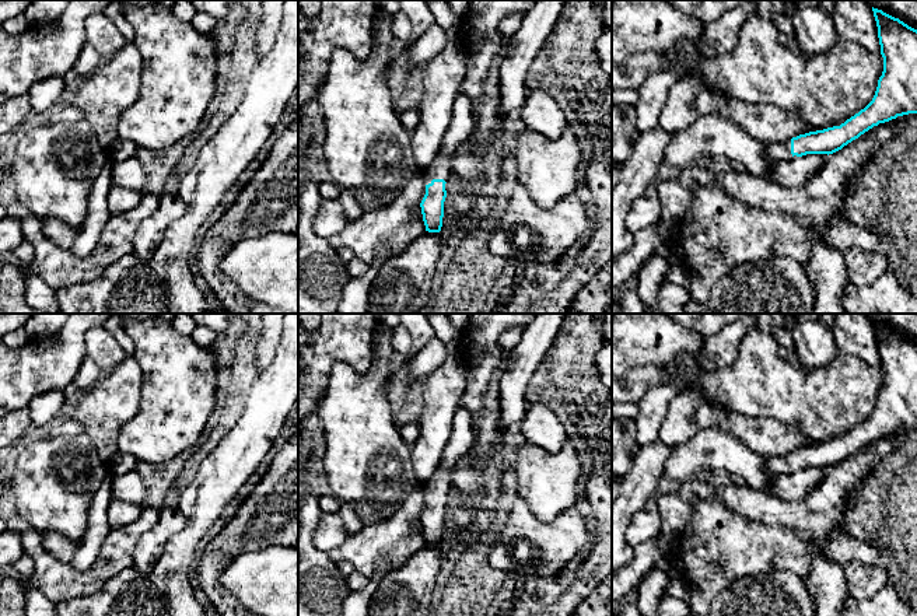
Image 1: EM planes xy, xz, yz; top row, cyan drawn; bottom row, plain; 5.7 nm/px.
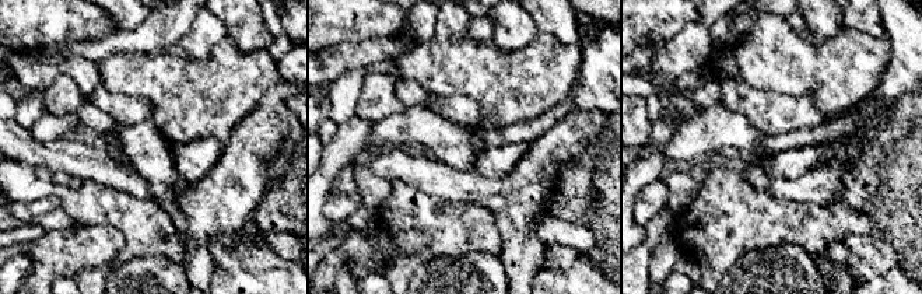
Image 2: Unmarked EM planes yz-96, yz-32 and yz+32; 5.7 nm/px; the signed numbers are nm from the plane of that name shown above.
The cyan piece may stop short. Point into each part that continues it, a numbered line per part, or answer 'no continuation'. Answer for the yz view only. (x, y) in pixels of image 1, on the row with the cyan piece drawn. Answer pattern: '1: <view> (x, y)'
1: yz (781, 150)

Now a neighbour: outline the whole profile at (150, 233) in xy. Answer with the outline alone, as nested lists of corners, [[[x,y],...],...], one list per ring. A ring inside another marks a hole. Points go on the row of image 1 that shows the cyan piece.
[[[178,192],[160,195],[157,210],[137,228],[133,238],[133,253],[140,259],[148,259],[164,238],[165,230],[185,214],[185,203]]]

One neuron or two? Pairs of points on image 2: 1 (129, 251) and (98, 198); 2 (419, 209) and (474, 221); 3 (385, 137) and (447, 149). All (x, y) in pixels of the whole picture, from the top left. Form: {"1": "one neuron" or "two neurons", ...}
{"1": "one neuron", "2": "one neuron", "3": "one neuron"}

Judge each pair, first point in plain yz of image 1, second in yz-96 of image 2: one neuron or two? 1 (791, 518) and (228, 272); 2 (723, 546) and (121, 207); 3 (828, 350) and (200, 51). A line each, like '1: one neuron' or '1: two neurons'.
1: two neurons
2: one neuron
3: one neuron

